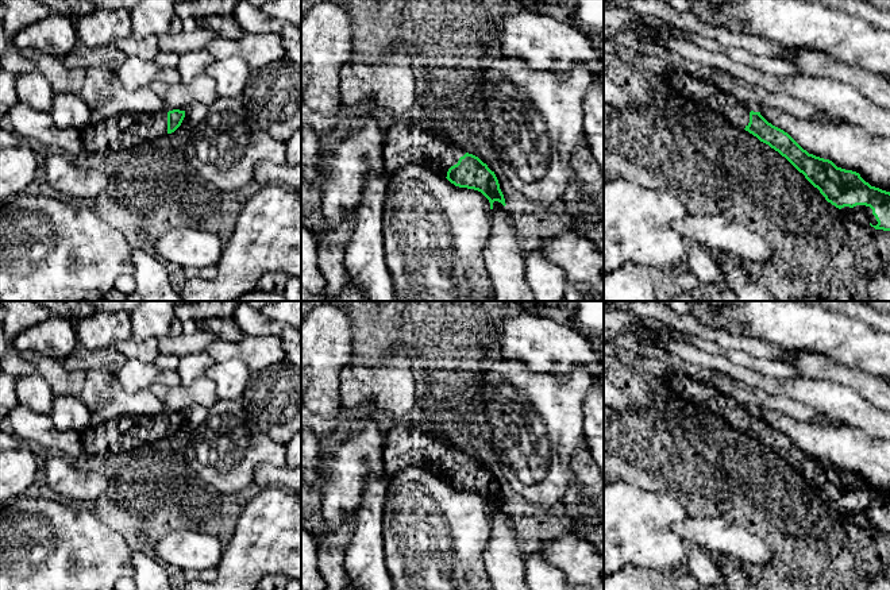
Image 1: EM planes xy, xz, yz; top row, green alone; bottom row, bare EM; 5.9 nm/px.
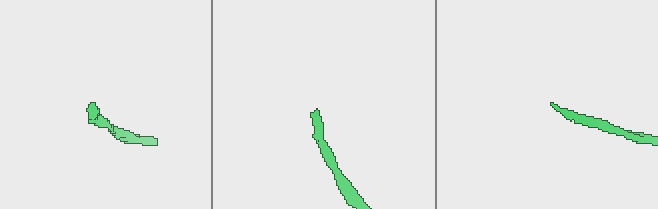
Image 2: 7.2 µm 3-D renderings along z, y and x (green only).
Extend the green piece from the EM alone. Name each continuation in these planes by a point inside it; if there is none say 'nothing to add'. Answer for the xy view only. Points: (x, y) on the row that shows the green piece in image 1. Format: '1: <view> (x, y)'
1: xy (123, 131)

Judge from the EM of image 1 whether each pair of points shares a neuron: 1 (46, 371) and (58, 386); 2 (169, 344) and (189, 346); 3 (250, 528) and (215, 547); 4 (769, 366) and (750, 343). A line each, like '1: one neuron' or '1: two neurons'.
1: one neuron
2: one neuron
3: two neurons
4: two neurons

